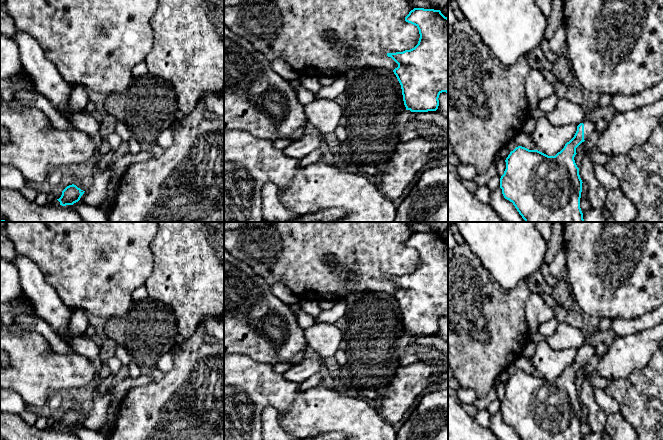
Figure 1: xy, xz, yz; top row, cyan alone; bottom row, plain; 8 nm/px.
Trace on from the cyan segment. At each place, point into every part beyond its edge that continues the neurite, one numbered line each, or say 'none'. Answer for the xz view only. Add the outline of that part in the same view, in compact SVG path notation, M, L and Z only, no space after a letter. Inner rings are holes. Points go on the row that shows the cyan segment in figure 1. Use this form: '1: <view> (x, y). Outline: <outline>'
none

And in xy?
none

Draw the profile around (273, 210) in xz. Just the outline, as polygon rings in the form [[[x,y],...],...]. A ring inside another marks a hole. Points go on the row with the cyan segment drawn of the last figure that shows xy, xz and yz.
[[[265,183],[262,188],[262,215],[264,221],[292,222],[300,216],[283,204],[278,188],[273,183]]]

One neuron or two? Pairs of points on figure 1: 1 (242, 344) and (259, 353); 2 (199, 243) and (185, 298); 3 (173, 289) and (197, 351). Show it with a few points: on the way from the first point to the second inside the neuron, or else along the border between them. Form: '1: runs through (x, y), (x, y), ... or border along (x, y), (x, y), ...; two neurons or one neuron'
1: runs through (246, 344), (250, 344), (255, 349); one neuron
2: runs through (199, 257), (199, 270), (194, 284); one neuron
3: border along (198, 327), (188, 338), (180, 339); two neurons

